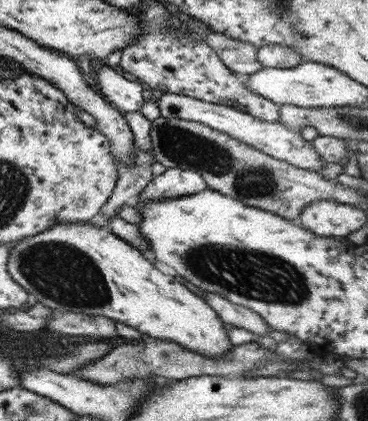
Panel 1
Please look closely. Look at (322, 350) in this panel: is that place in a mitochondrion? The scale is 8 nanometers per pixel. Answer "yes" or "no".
no

